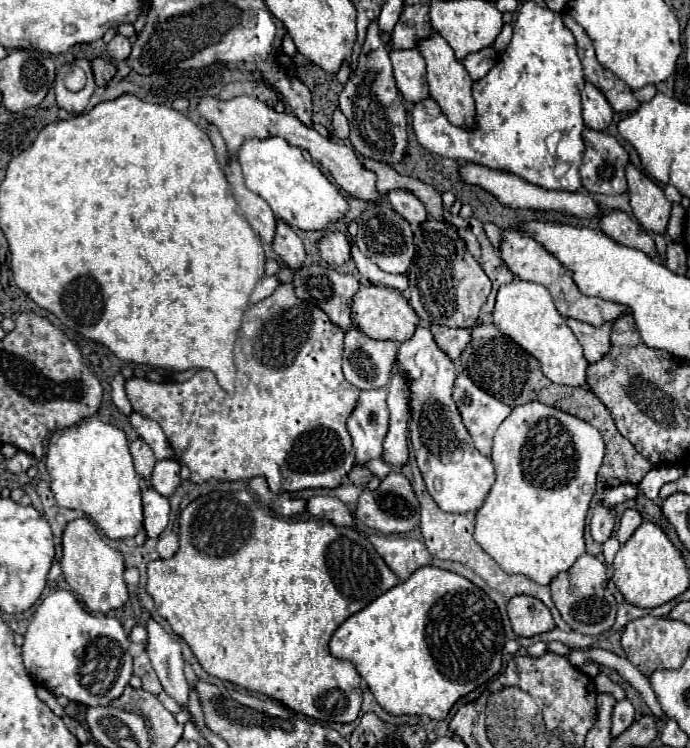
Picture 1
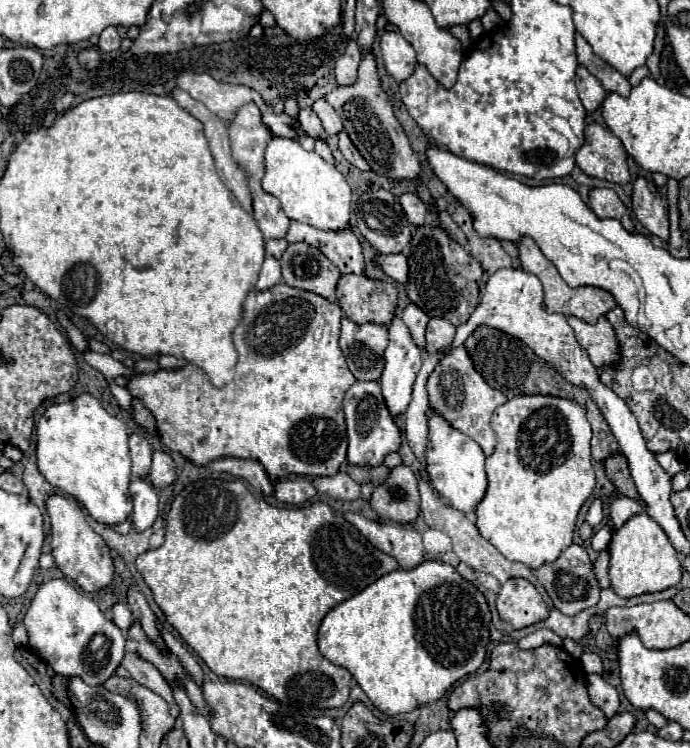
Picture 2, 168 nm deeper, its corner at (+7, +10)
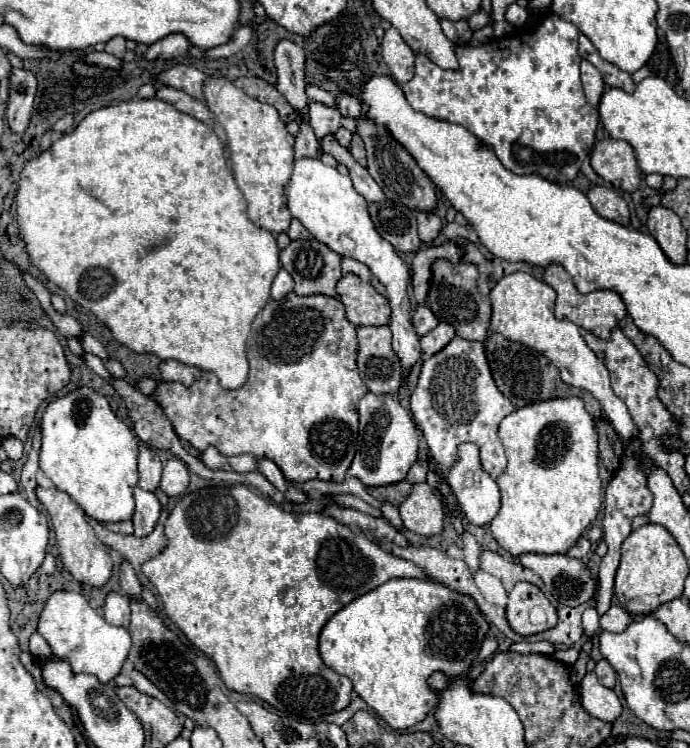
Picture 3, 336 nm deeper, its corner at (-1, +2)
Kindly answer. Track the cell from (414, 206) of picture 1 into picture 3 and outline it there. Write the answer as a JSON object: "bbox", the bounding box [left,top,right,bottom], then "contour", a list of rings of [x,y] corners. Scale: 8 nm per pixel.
{"bbox":[418,212,442,242],"contour":[[[418,212],[418,234],[422,242],[432,242],[442,230],[442,222],[434,212]]]}

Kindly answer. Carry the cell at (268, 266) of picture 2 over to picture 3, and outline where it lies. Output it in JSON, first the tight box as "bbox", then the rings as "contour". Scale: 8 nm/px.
{"bbox":[272,268,294,300],"contour":[[[282,268],[282,270],[278,272],[278,276],[274,278],[274,282],[272,282],[272,298],[274,298],[274,300],[282,300],[282,298],[288,296],[292,290],[294,290],[294,280],[292,280],[292,276]]]}

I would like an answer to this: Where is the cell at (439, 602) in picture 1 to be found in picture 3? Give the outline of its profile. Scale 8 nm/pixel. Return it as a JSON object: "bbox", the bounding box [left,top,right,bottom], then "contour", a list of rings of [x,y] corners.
{"bbox":[318,578,488,730],"contour":[[[394,578],[382,586],[358,596],[342,610],[338,610],[322,628],[318,638],[320,658],[328,668],[352,680],[356,694],[394,730],[406,730],[426,718],[438,698],[428,688],[428,676],[436,670],[444,674],[464,674],[470,670],[484,636],[488,622],[470,596],[462,596],[440,582]]]}

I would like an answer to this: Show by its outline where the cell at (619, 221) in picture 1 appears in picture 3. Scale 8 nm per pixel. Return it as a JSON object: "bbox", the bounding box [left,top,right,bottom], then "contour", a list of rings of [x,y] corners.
{"bbox":[586,186,630,226],"contour":[[[594,186],[588,190],[586,196],[592,202],[592,208],[602,218],[608,218],[612,222],[620,222],[624,226],[630,222],[628,204],[624,202],[624,198],[616,190],[610,190],[606,186]]]}

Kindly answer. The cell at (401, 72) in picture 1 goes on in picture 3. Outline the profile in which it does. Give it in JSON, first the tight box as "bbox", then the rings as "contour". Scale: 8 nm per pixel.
{"bbox":[382,28,414,86],"contour":[[[388,28],[382,38],[382,58],[390,68],[390,74],[396,78],[396,82],[402,86],[408,80],[412,80],[414,74],[414,52],[412,48],[402,40],[396,28]]]}

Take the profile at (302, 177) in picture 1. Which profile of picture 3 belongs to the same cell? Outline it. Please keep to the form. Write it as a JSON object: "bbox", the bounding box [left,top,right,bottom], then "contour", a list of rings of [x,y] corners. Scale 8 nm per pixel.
{"bbox":[286,158,422,374],"contour":[[[302,158],[294,160],[294,174],[290,178],[290,184],[286,186],[288,196],[288,210],[294,218],[298,218],[306,230],[326,244],[330,250],[344,258],[358,260],[370,268],[370,272],[386,286],[386,298],[390,300],[390,330],[394,334],[392,346],[408,374],[408,370],[418,362],[422,350],[420,350],[420,338],[410,322],[412,308],[408,300],[408,278],[410,270],[408,264],[400,258],[400,254],[394,250],[390,242],[386,242],[374,228],[372,218],[368,214],[368,202],[354,190],[350,176],[340,174],[336,168],[326,166],[320,158]]]}

